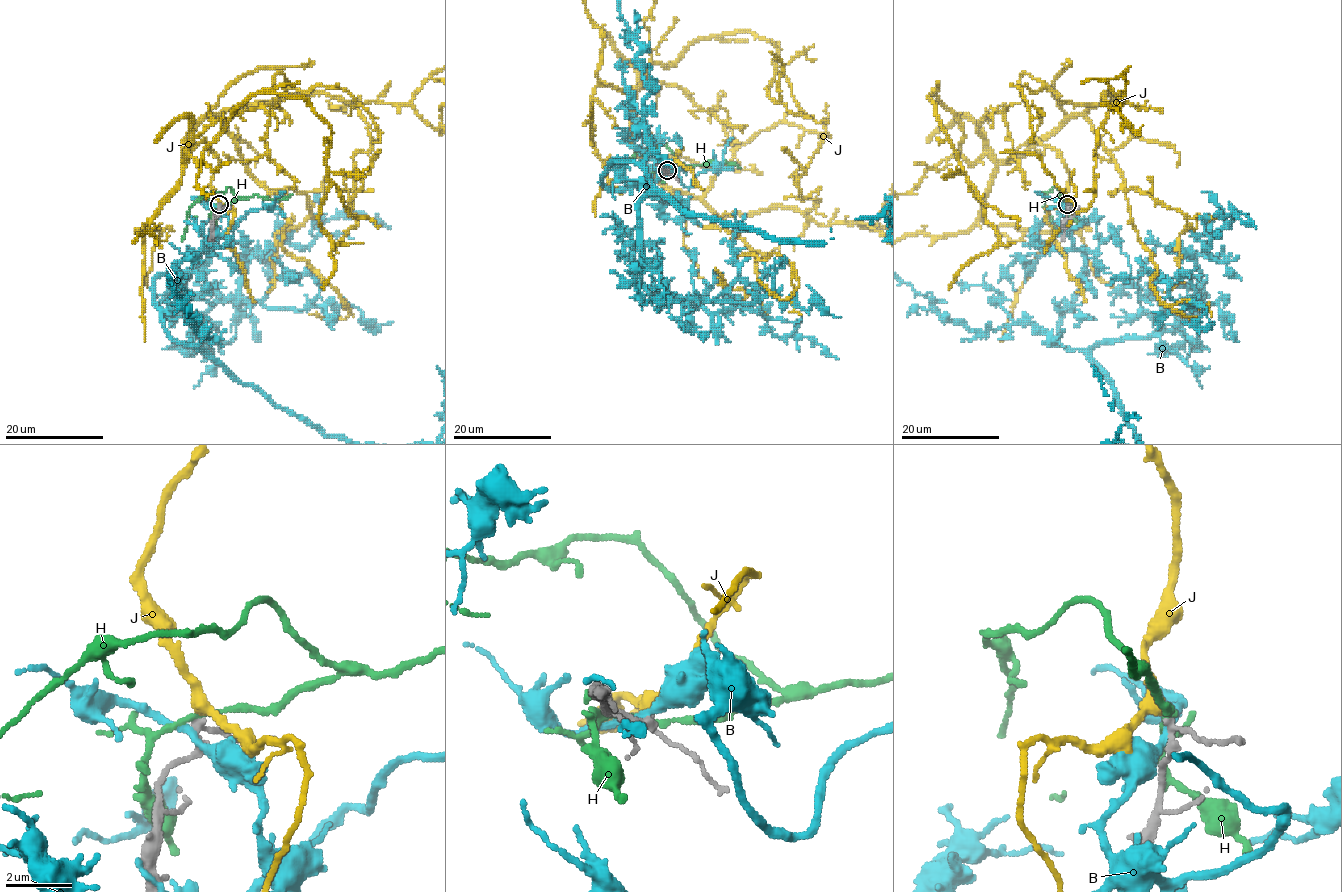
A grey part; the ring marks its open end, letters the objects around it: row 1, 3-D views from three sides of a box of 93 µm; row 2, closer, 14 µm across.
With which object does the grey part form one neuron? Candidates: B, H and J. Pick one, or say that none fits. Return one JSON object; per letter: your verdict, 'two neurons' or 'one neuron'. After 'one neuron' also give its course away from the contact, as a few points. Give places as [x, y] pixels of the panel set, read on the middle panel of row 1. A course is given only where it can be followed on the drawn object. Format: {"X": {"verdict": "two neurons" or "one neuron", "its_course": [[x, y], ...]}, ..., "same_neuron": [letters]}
{"B": {"verdict": "two neurons"}, "H": {"verdict": "two neurons"}, "J": {"verdict": "one neuron"}, "same_neuron": ["J"]}

